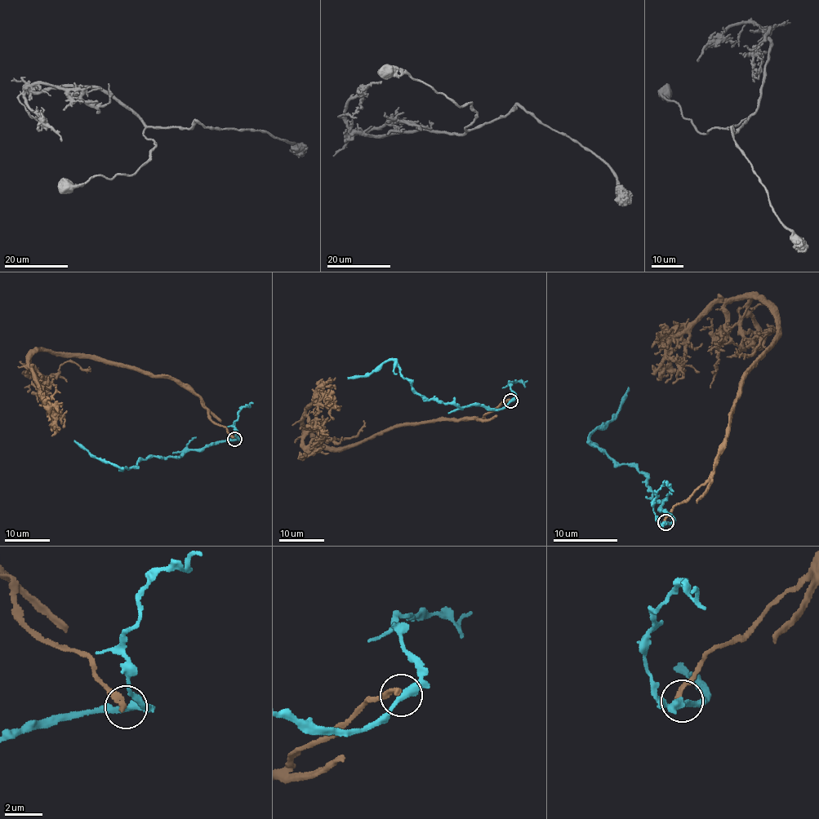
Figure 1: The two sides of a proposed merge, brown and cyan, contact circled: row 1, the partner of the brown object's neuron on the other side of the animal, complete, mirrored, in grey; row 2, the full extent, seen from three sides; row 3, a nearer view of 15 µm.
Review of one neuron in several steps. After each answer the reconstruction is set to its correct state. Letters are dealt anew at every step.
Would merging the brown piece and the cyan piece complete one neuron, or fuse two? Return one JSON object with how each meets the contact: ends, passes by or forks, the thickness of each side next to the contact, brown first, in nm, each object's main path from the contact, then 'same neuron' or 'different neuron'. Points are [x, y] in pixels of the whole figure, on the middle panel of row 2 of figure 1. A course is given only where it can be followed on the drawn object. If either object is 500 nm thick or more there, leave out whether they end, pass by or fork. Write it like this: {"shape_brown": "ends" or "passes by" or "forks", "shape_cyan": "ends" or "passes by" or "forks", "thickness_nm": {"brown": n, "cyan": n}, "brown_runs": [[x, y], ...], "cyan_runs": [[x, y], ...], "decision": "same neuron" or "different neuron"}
{"shape_brown": "ends", "shape_cyan": "passes by", "thickness_nm": {"brown": 280, "cyan": 320}, "brown_runs": [[509, 400], [482, 418], [400, 424], [327, 448], [304, 425], [304, 408], [325, 399]], "cyan_runs": [[510, 400], [501, 409], [492, 409], [425, 399], [393, 360], [385, 360], [367, 374], [348, 377]], "decision": "different neuron"}

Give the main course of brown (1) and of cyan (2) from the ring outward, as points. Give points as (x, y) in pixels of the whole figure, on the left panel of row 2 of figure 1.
1: (233, 439), (214, 423), (198, 396), (171, 378), (42, 350), (29, 360), (55, 419), (51, 436)
2: (235, 439), (216, 441), (199, 450), (185, 451), (179, 456), (149, 457), (130, 468), (93, 457), (74, 440)

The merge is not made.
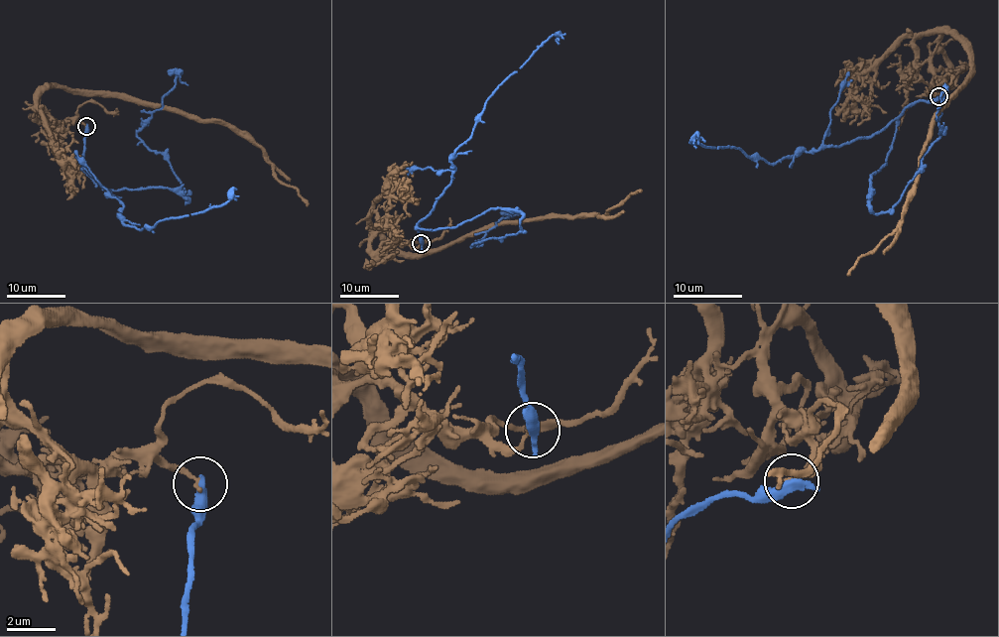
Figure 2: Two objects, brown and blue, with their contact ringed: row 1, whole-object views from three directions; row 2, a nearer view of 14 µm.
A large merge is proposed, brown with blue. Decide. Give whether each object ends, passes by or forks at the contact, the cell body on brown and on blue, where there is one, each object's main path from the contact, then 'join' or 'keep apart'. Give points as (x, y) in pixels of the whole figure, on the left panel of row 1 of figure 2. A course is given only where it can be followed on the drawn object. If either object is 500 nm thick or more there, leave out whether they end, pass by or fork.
no cell body on brown; no cell body on blue; brown runs (86, 127), (54, 119), (39, 95), (49, 86), (94, 90), (234, 125), (249, 134), (272, 171), (307, 206); blue runs (86, 127), (83, 170), (96, 183), (176, 189), (187, 202), (160, 152), (137, 134), (177, 74), (187, 85); keep apart

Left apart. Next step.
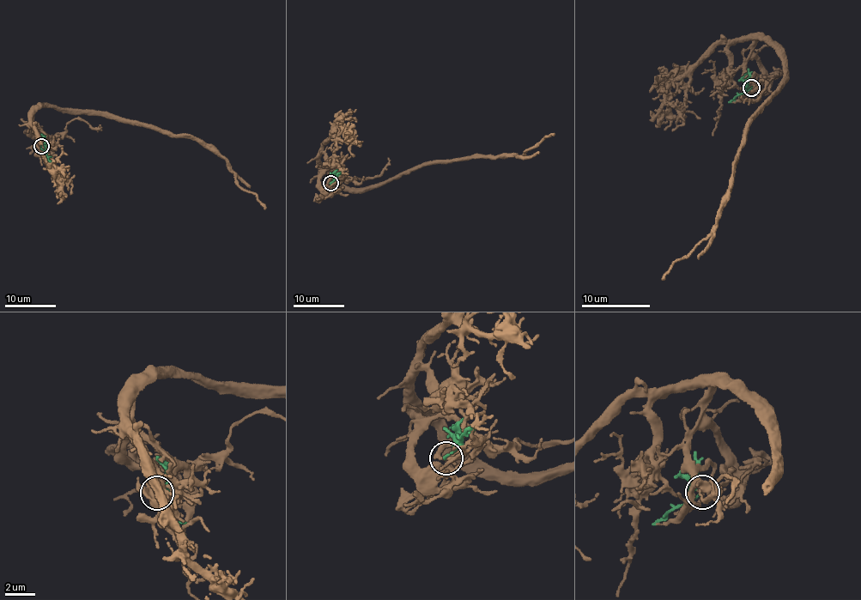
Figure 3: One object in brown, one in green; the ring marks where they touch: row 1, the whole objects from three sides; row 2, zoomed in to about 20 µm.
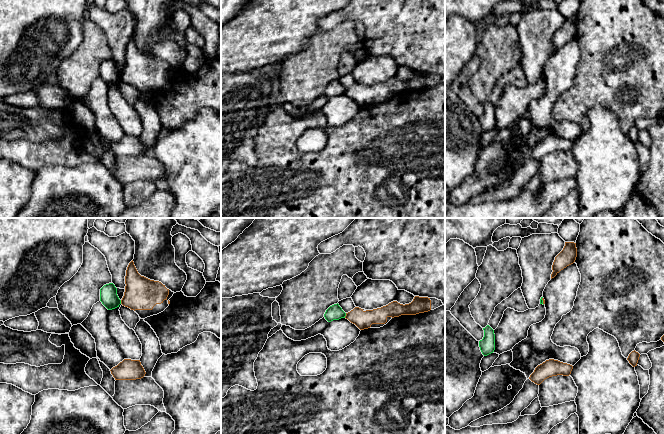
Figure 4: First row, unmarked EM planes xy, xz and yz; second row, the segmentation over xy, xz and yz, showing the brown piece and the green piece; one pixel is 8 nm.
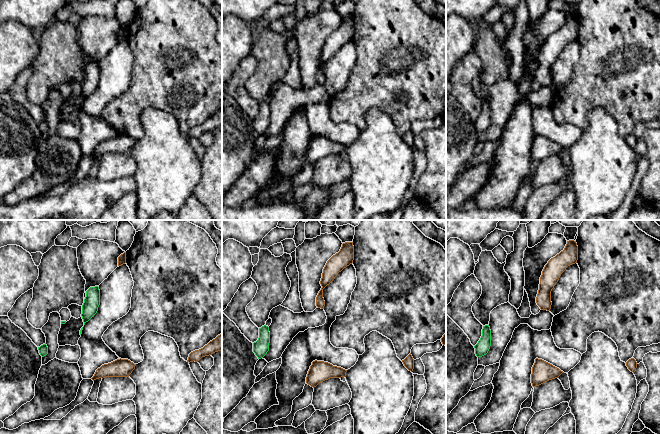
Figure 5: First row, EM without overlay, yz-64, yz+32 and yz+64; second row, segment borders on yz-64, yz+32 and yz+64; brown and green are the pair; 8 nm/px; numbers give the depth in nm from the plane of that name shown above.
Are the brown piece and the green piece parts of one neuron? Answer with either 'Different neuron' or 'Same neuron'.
Different neuron

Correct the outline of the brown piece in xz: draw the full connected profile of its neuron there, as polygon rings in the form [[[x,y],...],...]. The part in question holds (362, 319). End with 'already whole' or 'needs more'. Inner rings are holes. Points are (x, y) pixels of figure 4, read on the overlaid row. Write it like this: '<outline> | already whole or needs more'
[[[415,296],[411,303],[405,305],[393,301],[386,306],[373,310],[355,307],[353,310],[346,313],[345,318],[355,324],[360,330],[380,328],[394,317],[416,315],[434,310],[442,305],[442,301],[436,298]]] | needs more

